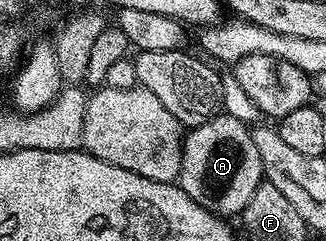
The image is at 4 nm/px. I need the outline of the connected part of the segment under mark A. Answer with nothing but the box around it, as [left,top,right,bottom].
[177,115,264,219]

